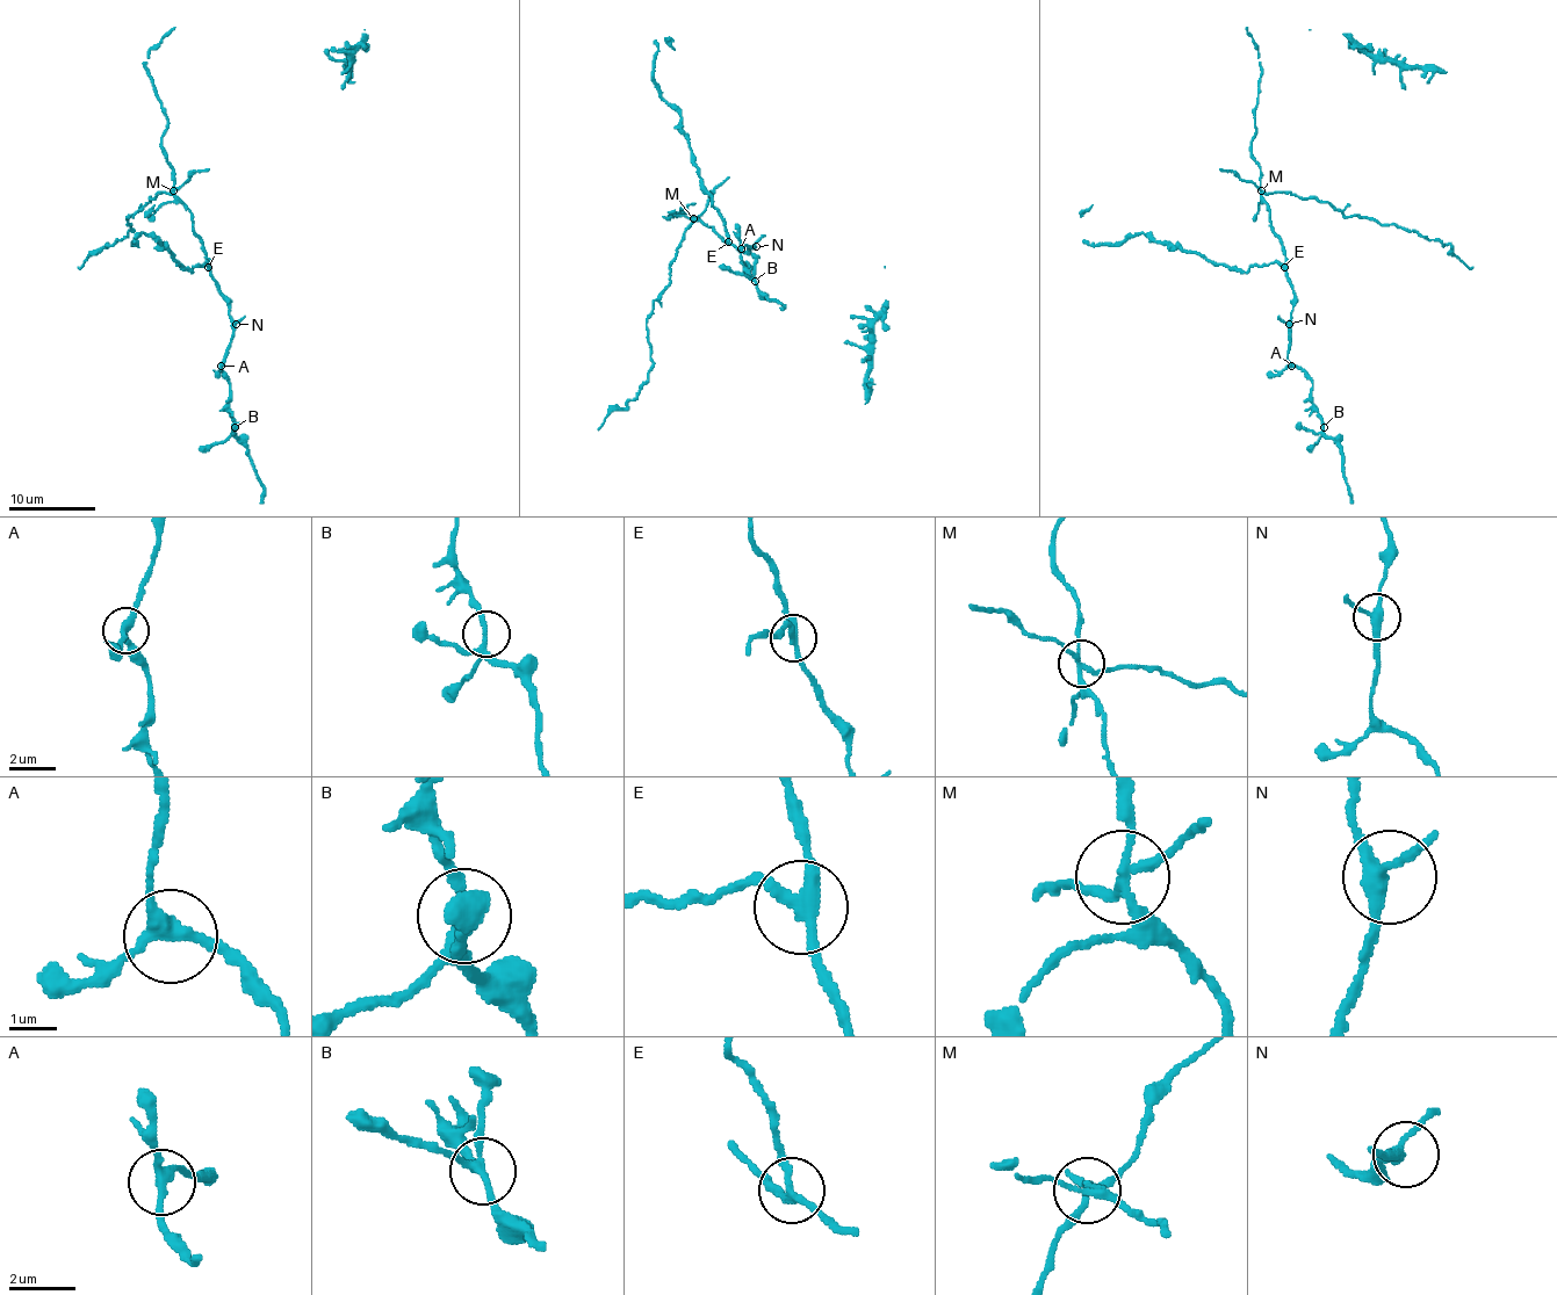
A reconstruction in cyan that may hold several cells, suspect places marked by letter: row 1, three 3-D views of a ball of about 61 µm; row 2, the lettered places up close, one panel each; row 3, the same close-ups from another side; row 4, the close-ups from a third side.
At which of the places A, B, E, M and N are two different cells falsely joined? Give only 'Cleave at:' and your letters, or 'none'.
Cleave at: E, M

